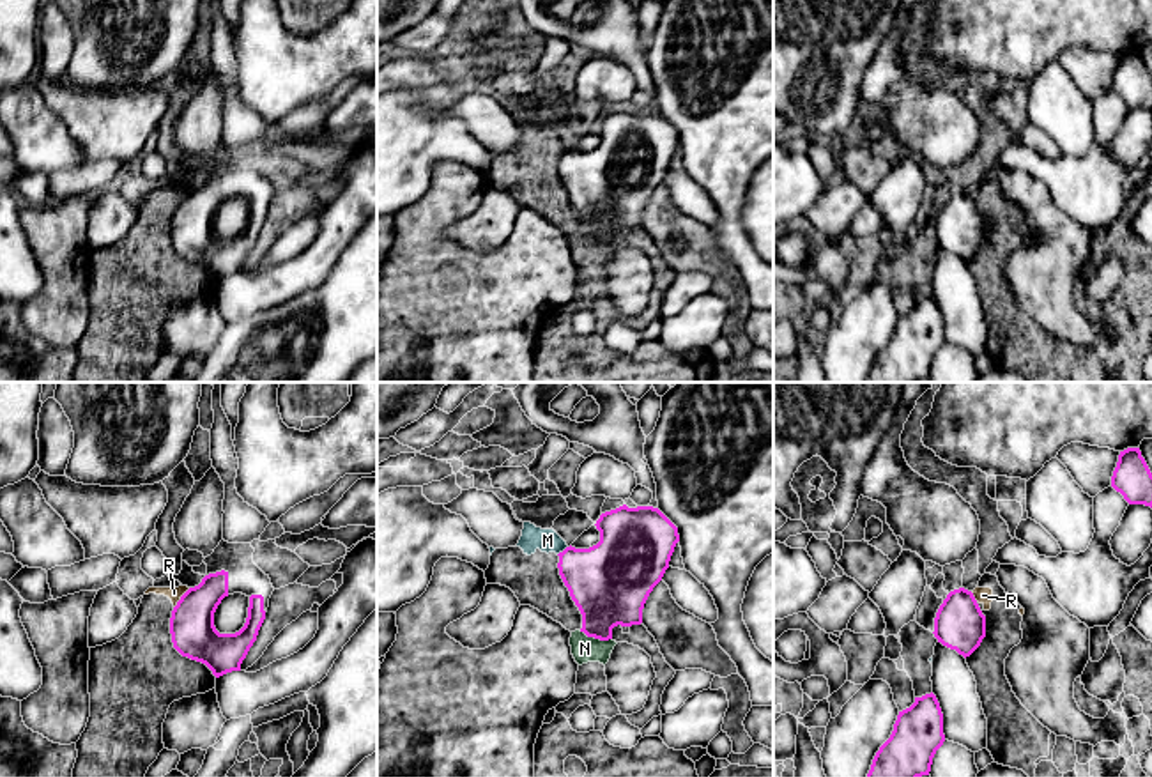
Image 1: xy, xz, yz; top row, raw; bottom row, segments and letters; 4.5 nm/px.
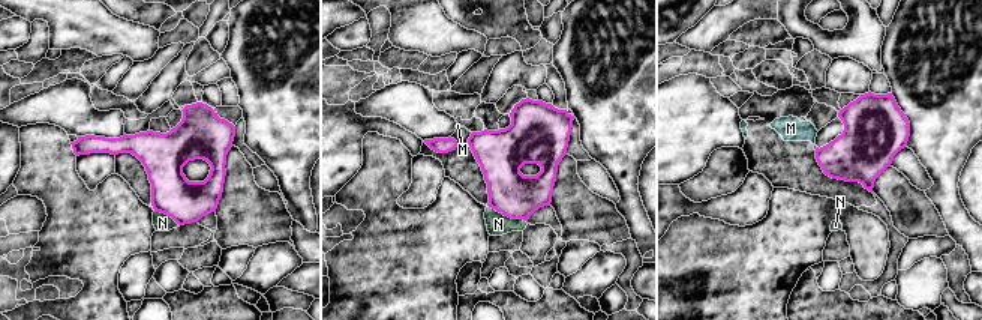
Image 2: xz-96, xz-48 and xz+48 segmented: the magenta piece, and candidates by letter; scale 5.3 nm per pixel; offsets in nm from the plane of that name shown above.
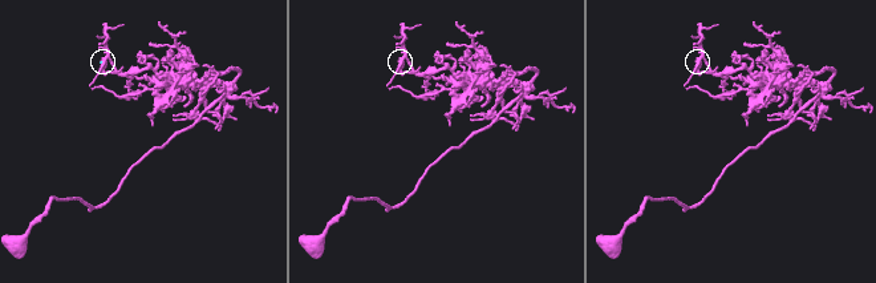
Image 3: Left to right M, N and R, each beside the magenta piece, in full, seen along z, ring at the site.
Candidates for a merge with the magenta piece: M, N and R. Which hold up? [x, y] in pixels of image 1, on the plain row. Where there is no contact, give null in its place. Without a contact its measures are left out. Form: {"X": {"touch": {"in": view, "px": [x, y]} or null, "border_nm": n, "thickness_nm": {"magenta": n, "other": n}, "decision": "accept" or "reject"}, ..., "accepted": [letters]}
{"M": {"touch": {"in": "xz", "px": [563, 154]}, "border_nm": 60, "thickness_nm": {"magenta": 360, "other": 110}, "decision": "reject"}, "N": {"touch": {"in": "xz", "px": [595, 241]}, "border_nm": 160, "thickness_nm": {"magenta": 360, "other": 120}, "decision": "reject"}, "R": {"touch": {"in": "xy", "px": [181, 202]}, "border_nm": 120, "thickness_nm": {"magenta": 200, "other": 60}, "decision": "reject"}, "accepted": []}

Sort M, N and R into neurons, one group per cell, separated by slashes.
M N R

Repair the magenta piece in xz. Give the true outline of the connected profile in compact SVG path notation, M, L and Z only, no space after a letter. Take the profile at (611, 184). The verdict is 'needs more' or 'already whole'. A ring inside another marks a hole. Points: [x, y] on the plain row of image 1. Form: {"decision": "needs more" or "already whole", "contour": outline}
{"decision": "already whole", "contour": "M623 108L602 117L595 129L600 135L600 145L589 152L566 150L557 158L557 172L582 218L580 235L609 244L614 230L642 227L644 207L669 172L680 138L678 131L653 110L628 112Z"}

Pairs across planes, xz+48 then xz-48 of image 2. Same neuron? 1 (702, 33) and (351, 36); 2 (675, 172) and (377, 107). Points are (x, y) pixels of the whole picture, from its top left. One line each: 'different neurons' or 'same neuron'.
1: same neuron
2: different neurons

